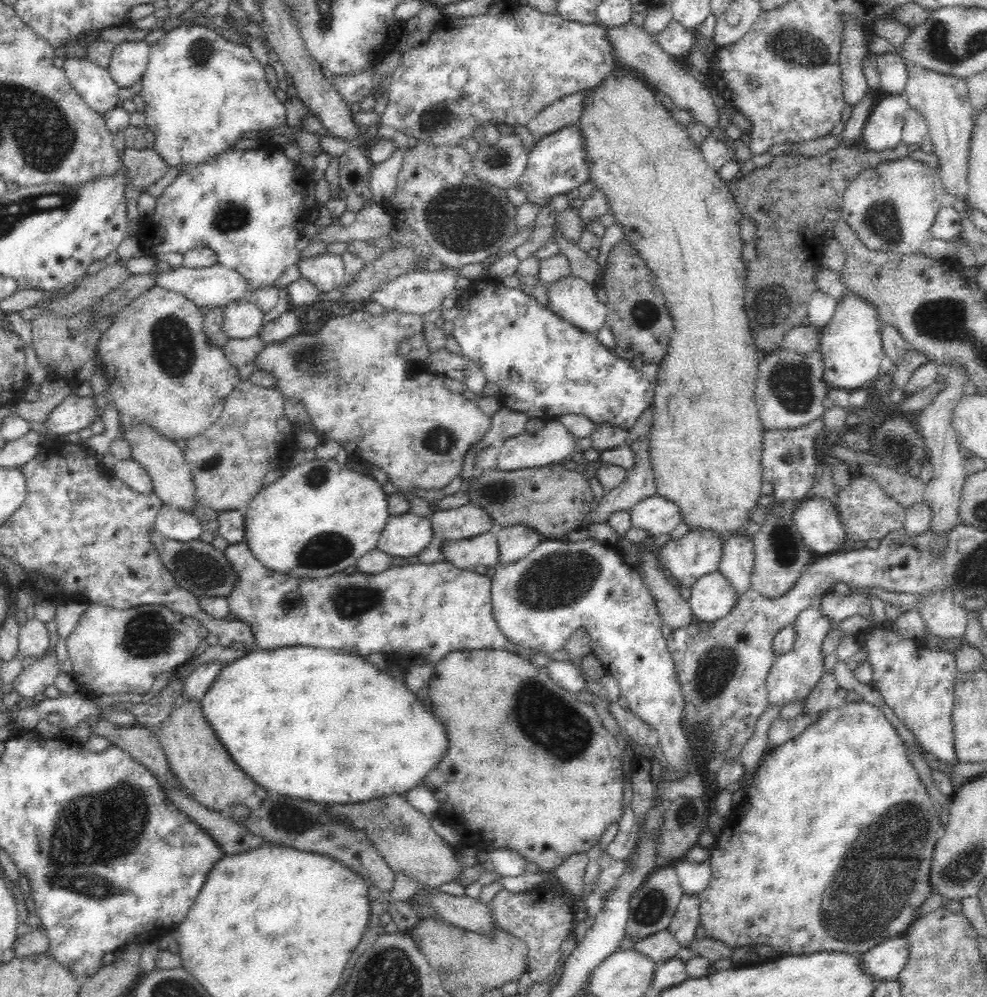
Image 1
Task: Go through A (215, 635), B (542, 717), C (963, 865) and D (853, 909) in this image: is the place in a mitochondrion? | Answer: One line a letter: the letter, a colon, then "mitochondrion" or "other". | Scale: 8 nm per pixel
A: other
B: mitochondrion
C: mitochondrion
D: mitochondrion

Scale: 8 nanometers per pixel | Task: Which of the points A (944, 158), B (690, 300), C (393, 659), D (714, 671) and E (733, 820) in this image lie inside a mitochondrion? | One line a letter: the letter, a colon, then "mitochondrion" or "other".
A: other
B: other
C: other
D: mitochondrion
E: other

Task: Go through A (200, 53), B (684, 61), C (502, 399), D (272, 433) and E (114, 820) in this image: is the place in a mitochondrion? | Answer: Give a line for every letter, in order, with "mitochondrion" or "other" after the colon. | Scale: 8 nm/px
A: mitochondrion
B: other
C: other
D: other
E: mitochondrion

